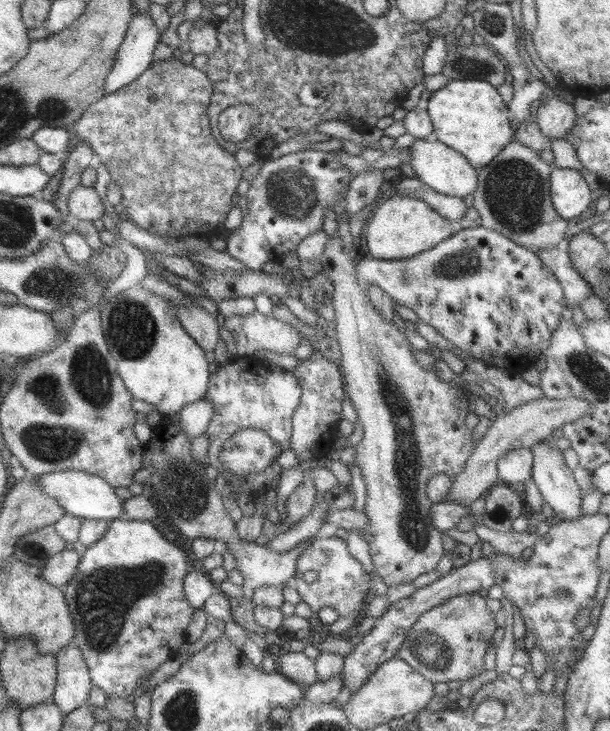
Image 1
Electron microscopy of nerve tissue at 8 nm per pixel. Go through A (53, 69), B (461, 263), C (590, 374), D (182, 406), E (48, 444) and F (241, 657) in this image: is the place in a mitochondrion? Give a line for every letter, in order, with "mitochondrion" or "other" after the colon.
A: other
B: mitochondrion
C: mitochondrion
D: other
E: mitochondrion
F: other

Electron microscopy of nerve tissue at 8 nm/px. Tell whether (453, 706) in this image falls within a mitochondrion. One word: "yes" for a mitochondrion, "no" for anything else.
no

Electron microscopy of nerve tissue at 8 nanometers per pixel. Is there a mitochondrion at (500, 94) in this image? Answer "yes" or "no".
no

